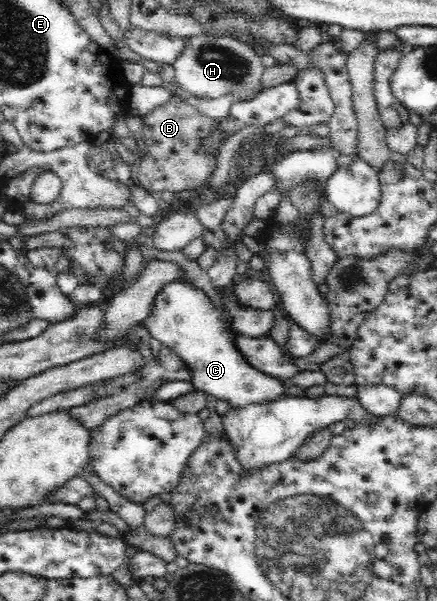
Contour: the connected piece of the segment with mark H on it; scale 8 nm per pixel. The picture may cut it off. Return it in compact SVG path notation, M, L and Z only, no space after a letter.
M204 34L183 38L183 50L171 64L175 69L174 81L189 93L216 99L231 90L236 99L248 101L260 93L259 77L264 71L260 58L250 47L228 35Z

